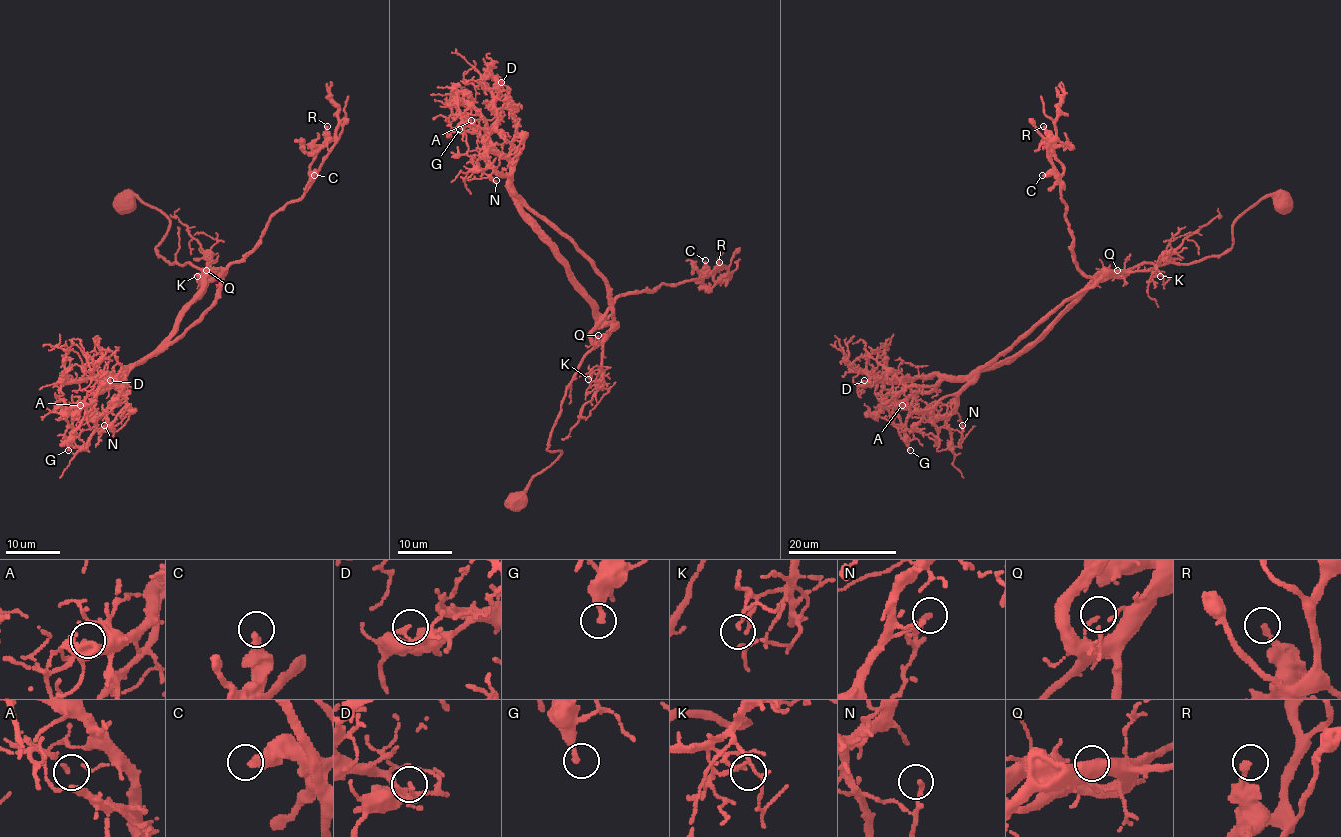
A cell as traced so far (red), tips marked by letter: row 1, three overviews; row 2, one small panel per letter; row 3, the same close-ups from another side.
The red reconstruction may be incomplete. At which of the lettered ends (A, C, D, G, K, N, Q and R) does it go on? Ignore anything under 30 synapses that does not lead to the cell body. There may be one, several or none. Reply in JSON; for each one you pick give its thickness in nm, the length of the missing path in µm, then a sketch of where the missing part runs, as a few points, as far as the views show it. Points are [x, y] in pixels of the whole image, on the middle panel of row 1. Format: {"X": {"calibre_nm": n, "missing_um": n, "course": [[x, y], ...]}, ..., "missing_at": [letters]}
{"missing_at": []}

